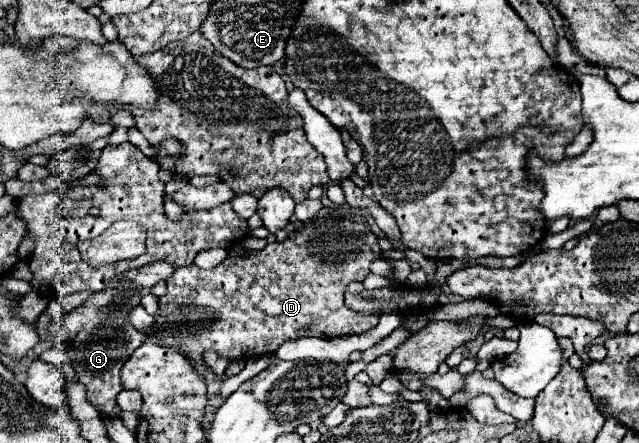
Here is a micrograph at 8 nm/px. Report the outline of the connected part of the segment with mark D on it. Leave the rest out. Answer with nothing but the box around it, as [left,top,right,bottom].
[150,205,382,363]

